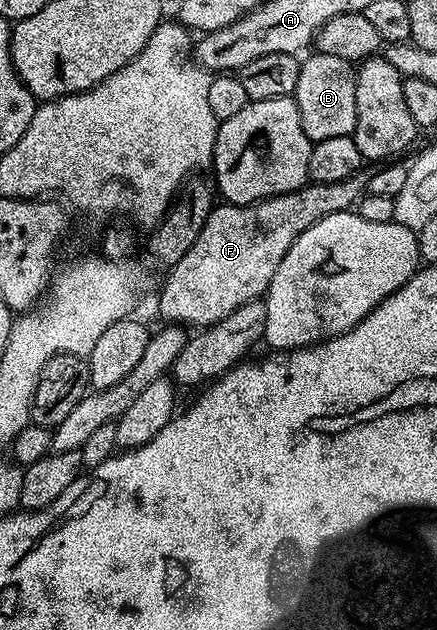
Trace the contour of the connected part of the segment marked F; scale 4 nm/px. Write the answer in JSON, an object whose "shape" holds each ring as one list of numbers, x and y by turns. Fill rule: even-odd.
{"shape":[[359,171,340,183,307,183,301,189,269,197,255,205,215,204,188,255,165,274,158,313,163,322,183,327,205,327,232,315,236,307,259,300,270,285,288,247,324,215,345,213,367,192,368,177]]}

